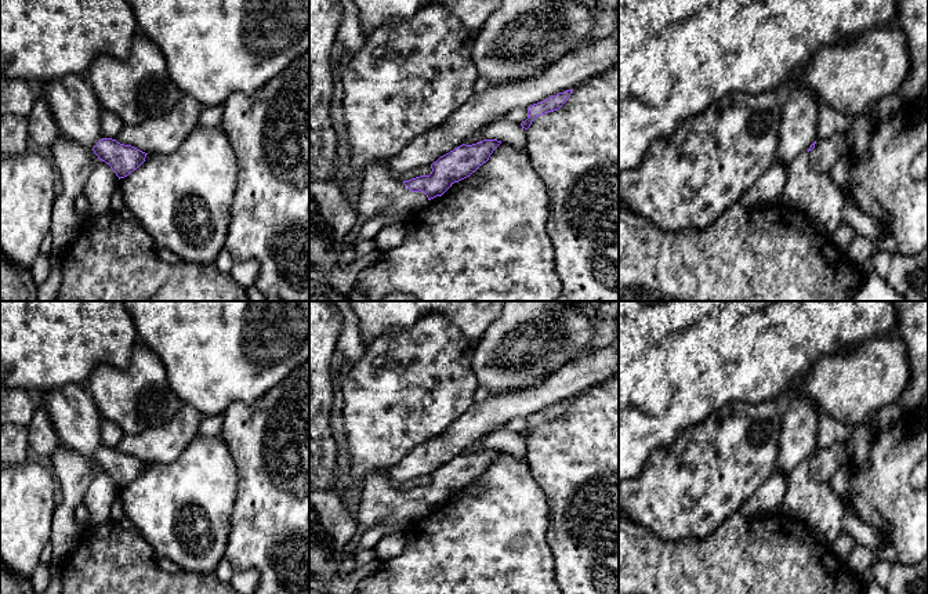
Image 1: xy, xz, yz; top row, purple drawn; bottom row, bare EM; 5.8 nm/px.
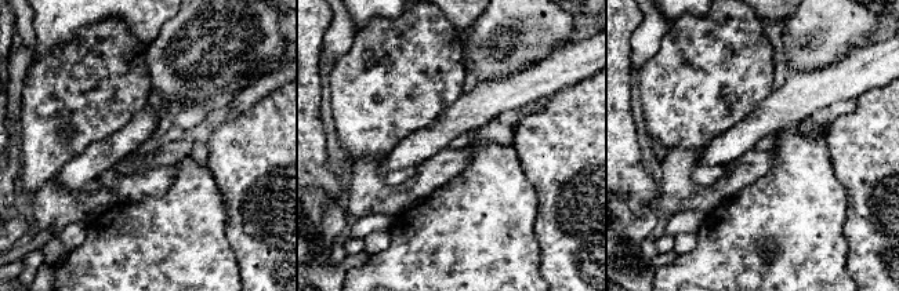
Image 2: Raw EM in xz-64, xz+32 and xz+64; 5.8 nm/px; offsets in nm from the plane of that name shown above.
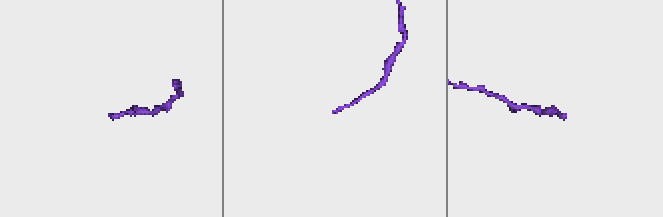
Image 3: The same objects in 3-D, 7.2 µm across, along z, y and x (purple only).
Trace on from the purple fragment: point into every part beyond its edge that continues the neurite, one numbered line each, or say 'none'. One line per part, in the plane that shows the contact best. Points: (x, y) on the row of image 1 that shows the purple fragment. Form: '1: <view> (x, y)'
1: xz (380, 192)

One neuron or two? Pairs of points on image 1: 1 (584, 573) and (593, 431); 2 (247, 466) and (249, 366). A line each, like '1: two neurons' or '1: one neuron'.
1: one neuron
2: two neurons

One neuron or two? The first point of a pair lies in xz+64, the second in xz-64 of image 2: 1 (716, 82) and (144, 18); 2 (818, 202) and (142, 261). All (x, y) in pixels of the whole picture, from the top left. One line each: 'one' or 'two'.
1: two
2: one

